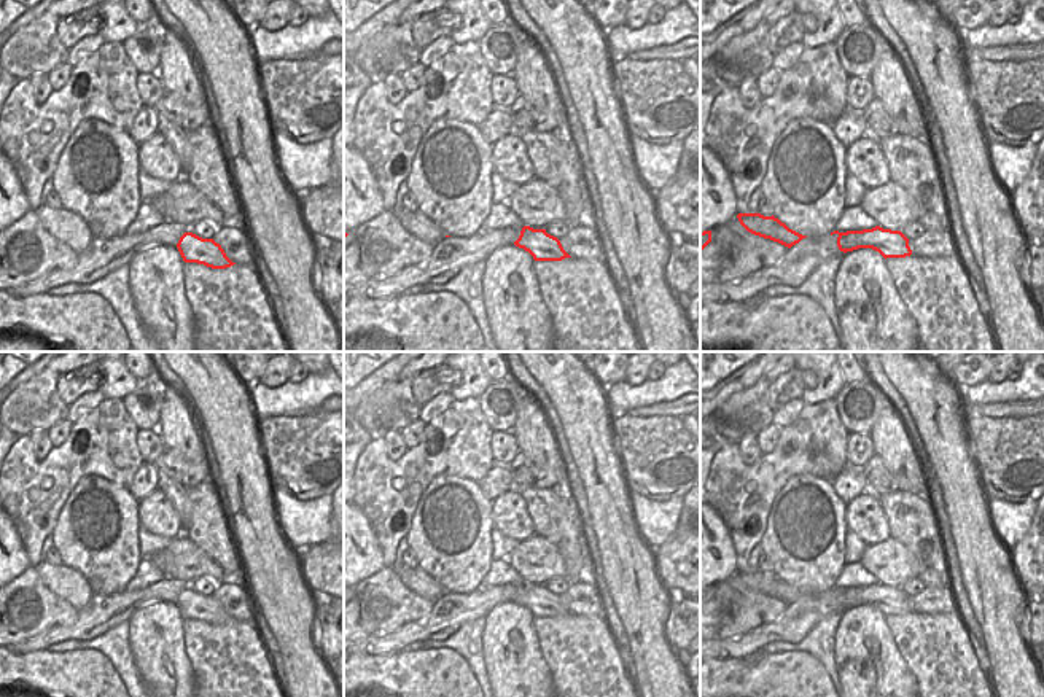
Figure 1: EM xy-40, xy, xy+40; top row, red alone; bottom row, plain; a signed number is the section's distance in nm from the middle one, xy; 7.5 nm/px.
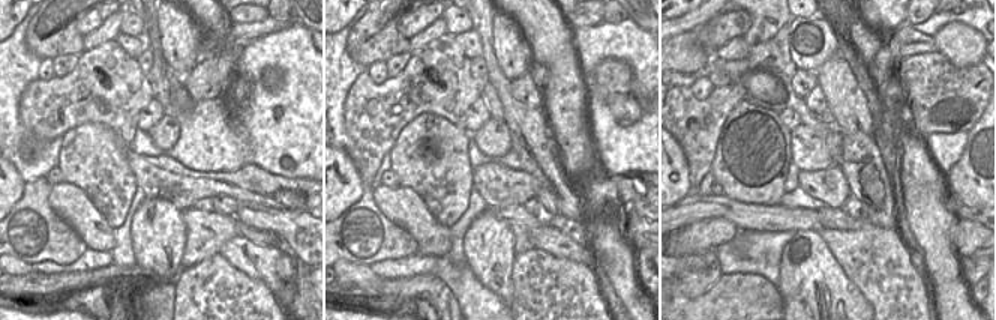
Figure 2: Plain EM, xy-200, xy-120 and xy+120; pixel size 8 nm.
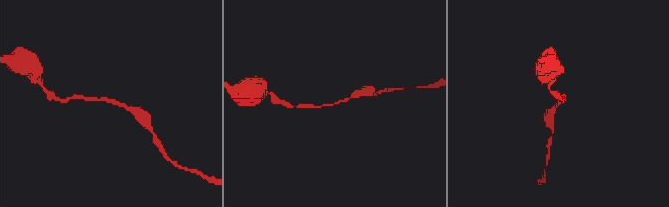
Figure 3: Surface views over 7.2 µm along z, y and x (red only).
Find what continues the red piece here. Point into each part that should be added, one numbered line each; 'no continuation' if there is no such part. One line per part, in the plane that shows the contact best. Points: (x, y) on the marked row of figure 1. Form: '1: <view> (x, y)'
no continuation

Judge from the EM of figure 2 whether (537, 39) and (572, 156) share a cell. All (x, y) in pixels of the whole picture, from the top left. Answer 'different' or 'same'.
same

